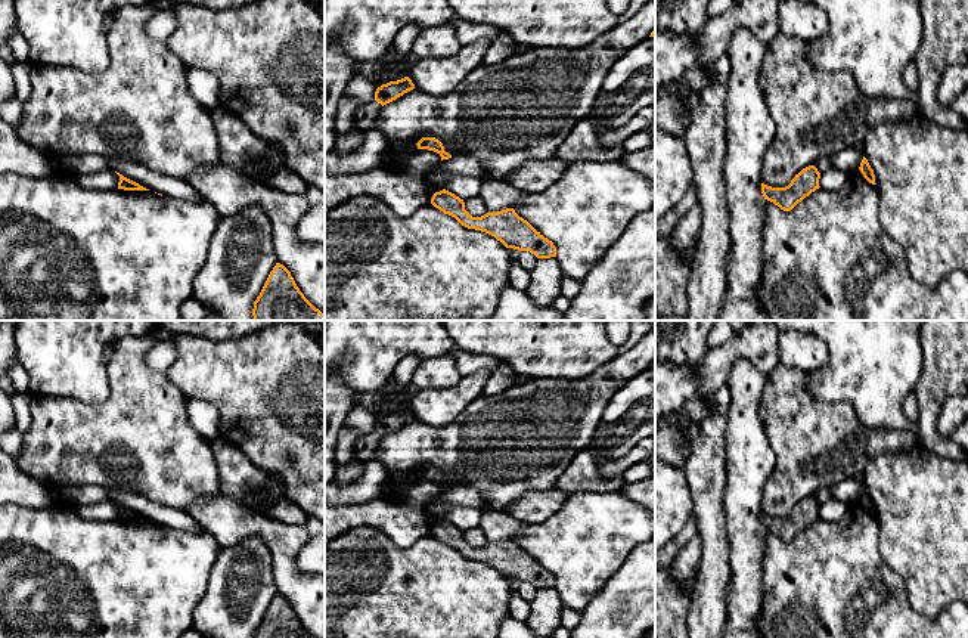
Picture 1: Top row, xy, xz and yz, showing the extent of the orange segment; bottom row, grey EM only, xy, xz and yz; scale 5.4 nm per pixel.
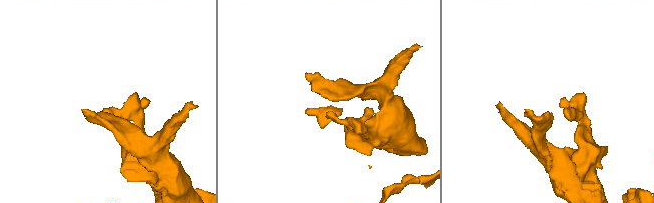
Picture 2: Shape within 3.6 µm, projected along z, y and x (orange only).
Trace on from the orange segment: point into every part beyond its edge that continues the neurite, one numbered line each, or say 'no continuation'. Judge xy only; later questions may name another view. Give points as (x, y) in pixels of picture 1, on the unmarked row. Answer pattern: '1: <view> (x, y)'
no continuation

